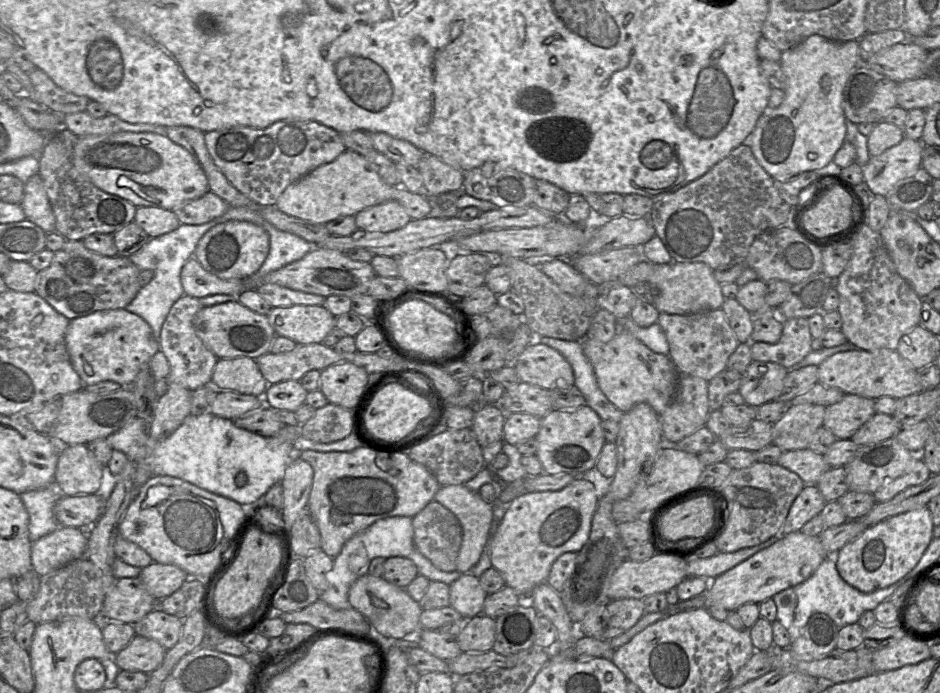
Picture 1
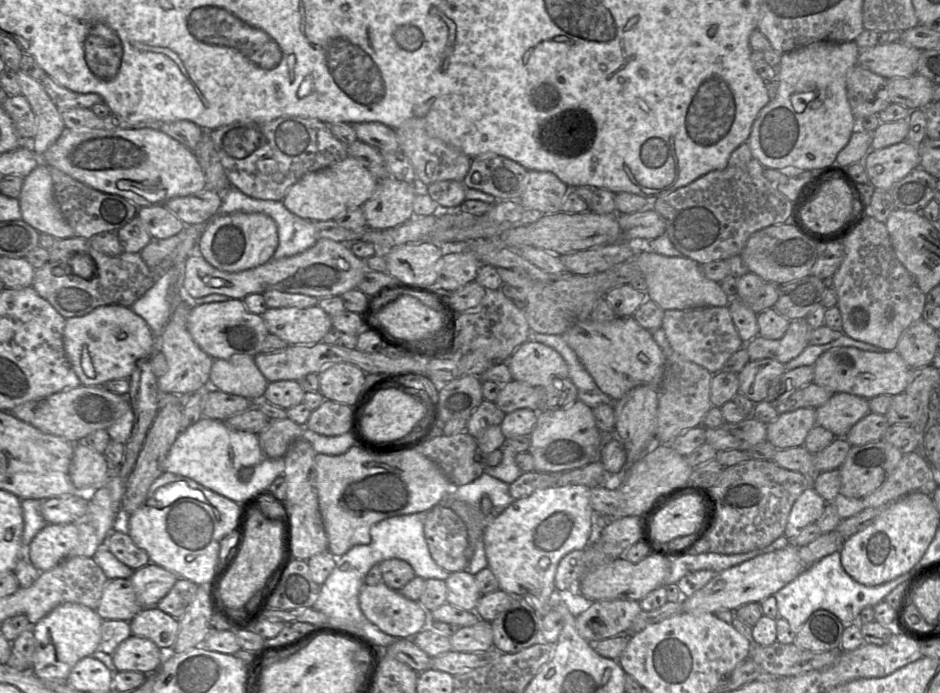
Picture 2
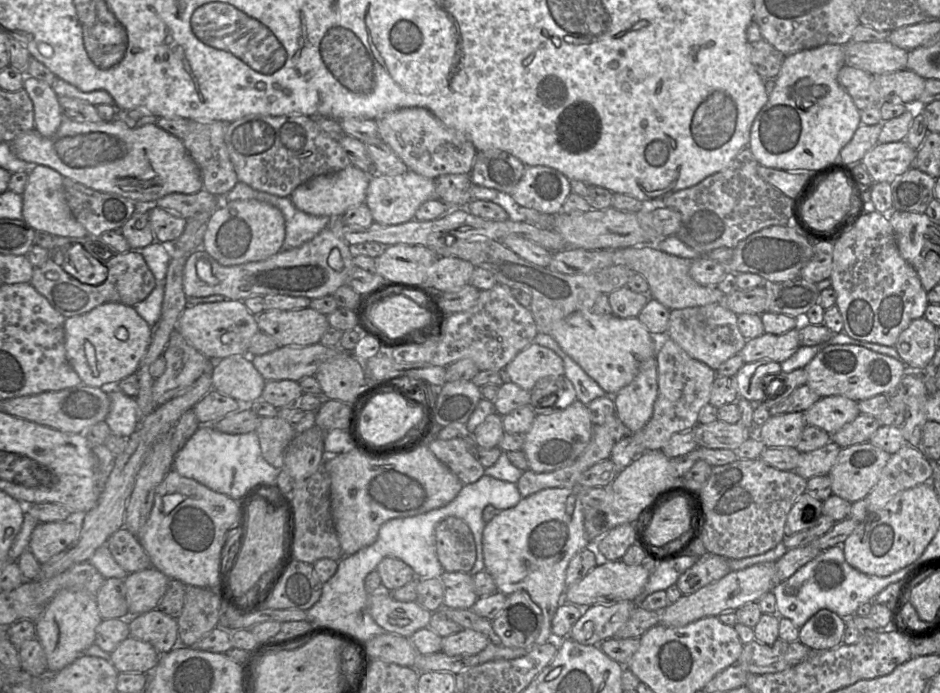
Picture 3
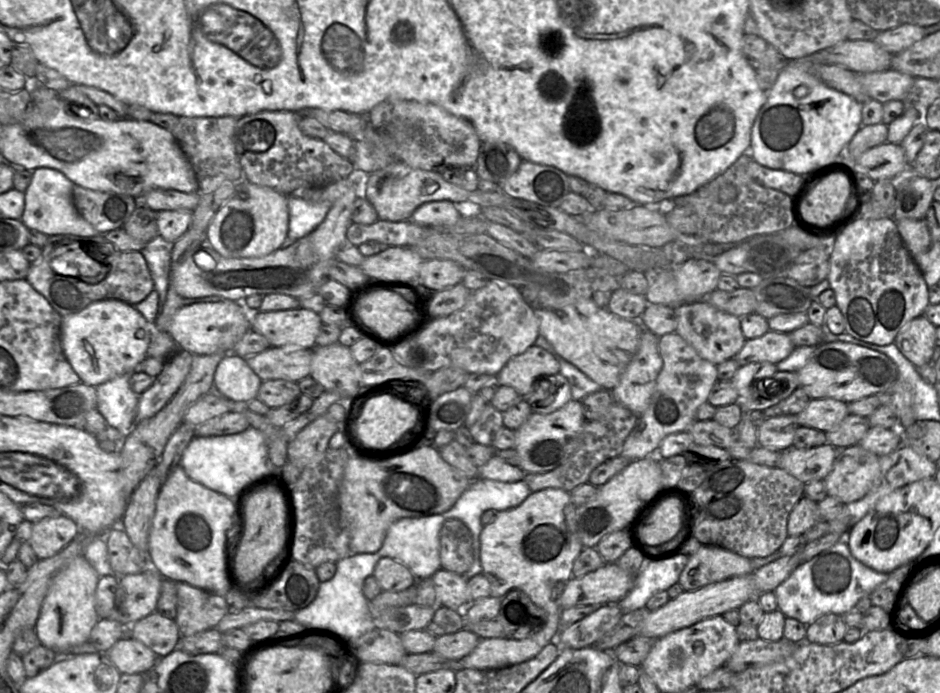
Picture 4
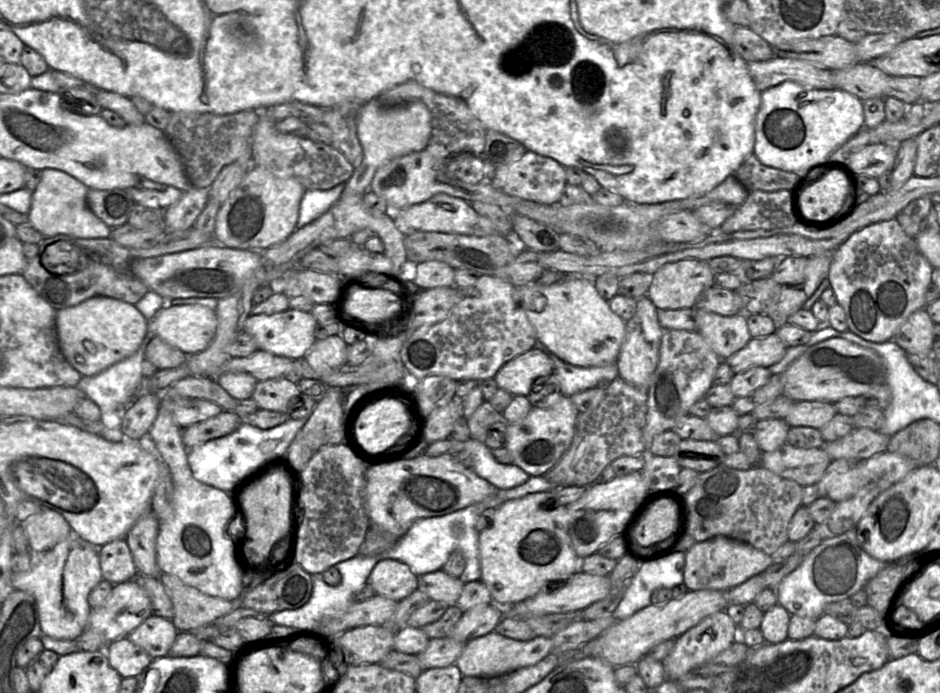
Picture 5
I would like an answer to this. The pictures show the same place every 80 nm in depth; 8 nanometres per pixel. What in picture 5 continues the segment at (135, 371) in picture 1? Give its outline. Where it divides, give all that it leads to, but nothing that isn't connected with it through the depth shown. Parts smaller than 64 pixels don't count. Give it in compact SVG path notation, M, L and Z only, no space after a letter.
M97 296L56 312L56 335L61 353L82 376L96 375L132 356L149 335L149 322L136 306Z

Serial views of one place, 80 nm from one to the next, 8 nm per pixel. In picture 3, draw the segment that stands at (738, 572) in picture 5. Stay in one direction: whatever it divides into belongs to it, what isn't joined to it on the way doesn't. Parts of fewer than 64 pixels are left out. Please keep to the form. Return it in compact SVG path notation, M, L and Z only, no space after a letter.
M707 552L679 577L676 584L682 595L689 595L722 579L730 572L728 558Z

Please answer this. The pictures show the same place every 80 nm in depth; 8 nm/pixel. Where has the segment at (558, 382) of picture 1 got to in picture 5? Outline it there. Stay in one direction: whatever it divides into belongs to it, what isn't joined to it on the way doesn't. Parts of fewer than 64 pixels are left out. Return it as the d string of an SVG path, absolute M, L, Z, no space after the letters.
M532 348L505 363L494 379L499 388L513 396L528 396L538 377L553 373L553 361L541 350Z

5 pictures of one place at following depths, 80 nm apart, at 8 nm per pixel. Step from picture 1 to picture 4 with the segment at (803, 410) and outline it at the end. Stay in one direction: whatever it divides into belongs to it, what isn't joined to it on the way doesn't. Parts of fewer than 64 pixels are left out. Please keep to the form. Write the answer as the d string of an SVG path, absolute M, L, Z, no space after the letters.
M795 415L768 417L757 429L758 446L783 451L793 446L798 427Z

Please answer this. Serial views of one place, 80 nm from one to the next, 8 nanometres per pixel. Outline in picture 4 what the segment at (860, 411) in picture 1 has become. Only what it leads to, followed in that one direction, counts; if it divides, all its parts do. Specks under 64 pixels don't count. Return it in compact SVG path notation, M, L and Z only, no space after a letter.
M831 398L810 399L807 406L796 415L799 426L828 432L847 415L847 404Z

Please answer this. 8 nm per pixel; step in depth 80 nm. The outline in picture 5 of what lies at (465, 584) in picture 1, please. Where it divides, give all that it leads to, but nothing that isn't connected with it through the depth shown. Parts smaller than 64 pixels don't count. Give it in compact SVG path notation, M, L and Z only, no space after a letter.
M437 570L419 577L419 589L425 592L430 600L436 600L454 606L462 593L464 582L443 570Z

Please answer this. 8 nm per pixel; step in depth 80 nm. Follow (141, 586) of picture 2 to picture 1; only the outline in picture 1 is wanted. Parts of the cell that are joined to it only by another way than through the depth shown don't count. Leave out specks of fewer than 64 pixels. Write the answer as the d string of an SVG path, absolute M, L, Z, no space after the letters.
M156 562L143 568L138 577L157 601L176 592L189 578L178 566Z

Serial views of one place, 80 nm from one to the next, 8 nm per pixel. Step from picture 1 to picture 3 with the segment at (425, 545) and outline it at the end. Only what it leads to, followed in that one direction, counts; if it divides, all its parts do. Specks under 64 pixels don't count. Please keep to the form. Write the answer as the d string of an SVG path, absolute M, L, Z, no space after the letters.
M447 517L435 527L438 560L447 572L469 573L476 561L476 545L468 524L460 518Z

